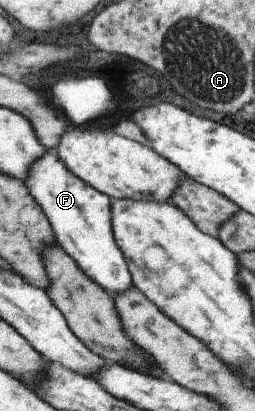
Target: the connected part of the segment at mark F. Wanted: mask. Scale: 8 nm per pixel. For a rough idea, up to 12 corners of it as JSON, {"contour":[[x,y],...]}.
{"contour":[[54,149],[26,186],[62,250],[110,292],[134,286],[109,195]]}

